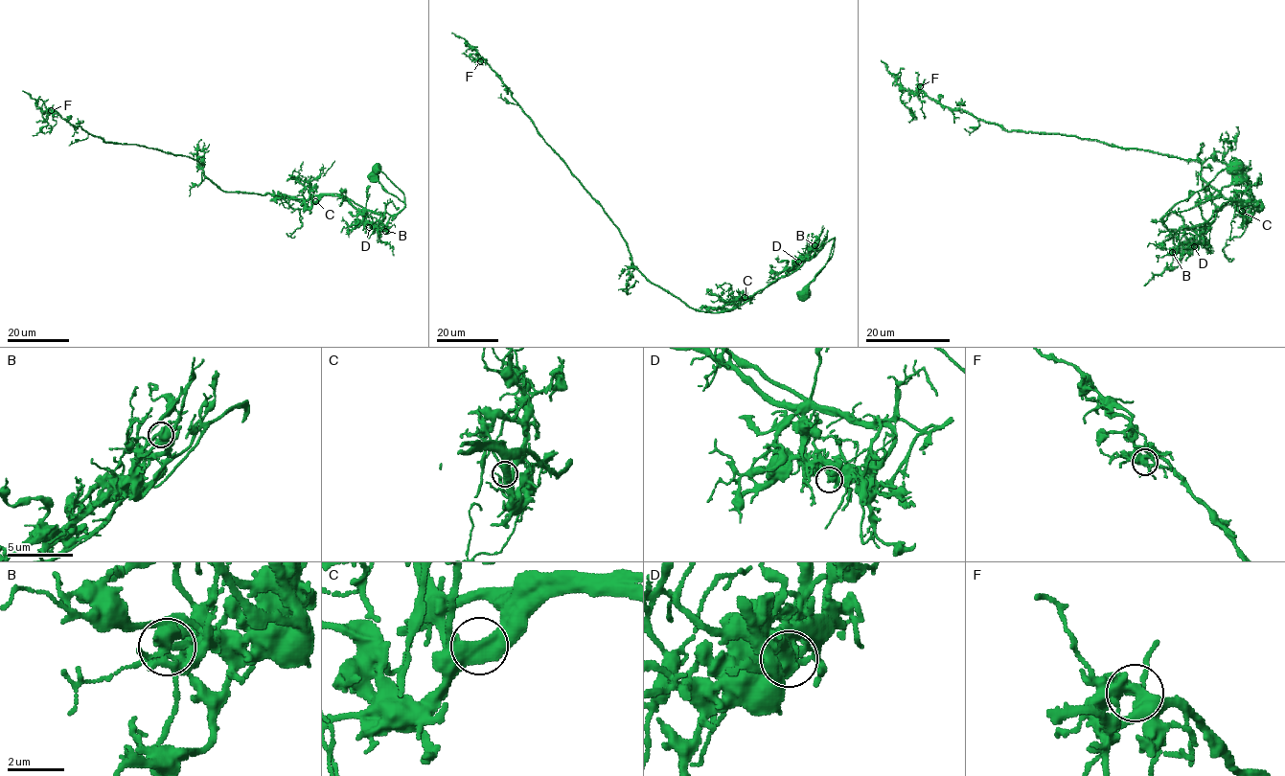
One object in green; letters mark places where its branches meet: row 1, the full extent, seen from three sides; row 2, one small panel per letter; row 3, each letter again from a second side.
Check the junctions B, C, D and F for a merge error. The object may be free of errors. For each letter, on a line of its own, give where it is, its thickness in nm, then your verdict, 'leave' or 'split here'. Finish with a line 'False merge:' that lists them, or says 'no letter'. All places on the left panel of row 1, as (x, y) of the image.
B: place (385, 231); calibre 380 nm; leave
C: place (315, 201); calibre 440 nm; split here
D: place (369, 227); calibre 440 nm; leave
F: place (51, 110); calibre 400 nm; leave
False merge: C

